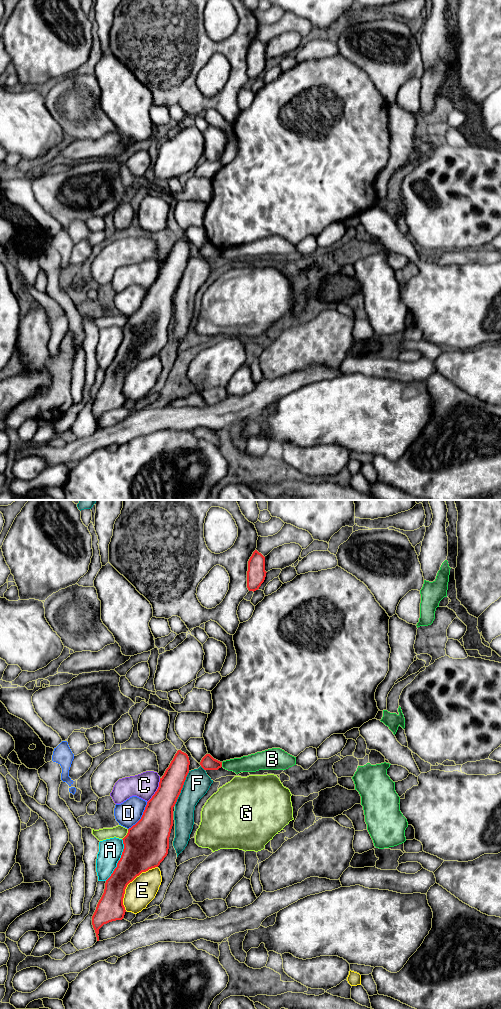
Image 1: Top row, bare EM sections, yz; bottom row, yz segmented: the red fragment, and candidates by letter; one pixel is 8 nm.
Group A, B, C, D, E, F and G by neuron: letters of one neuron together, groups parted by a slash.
A / B / C / D / E / F / G

